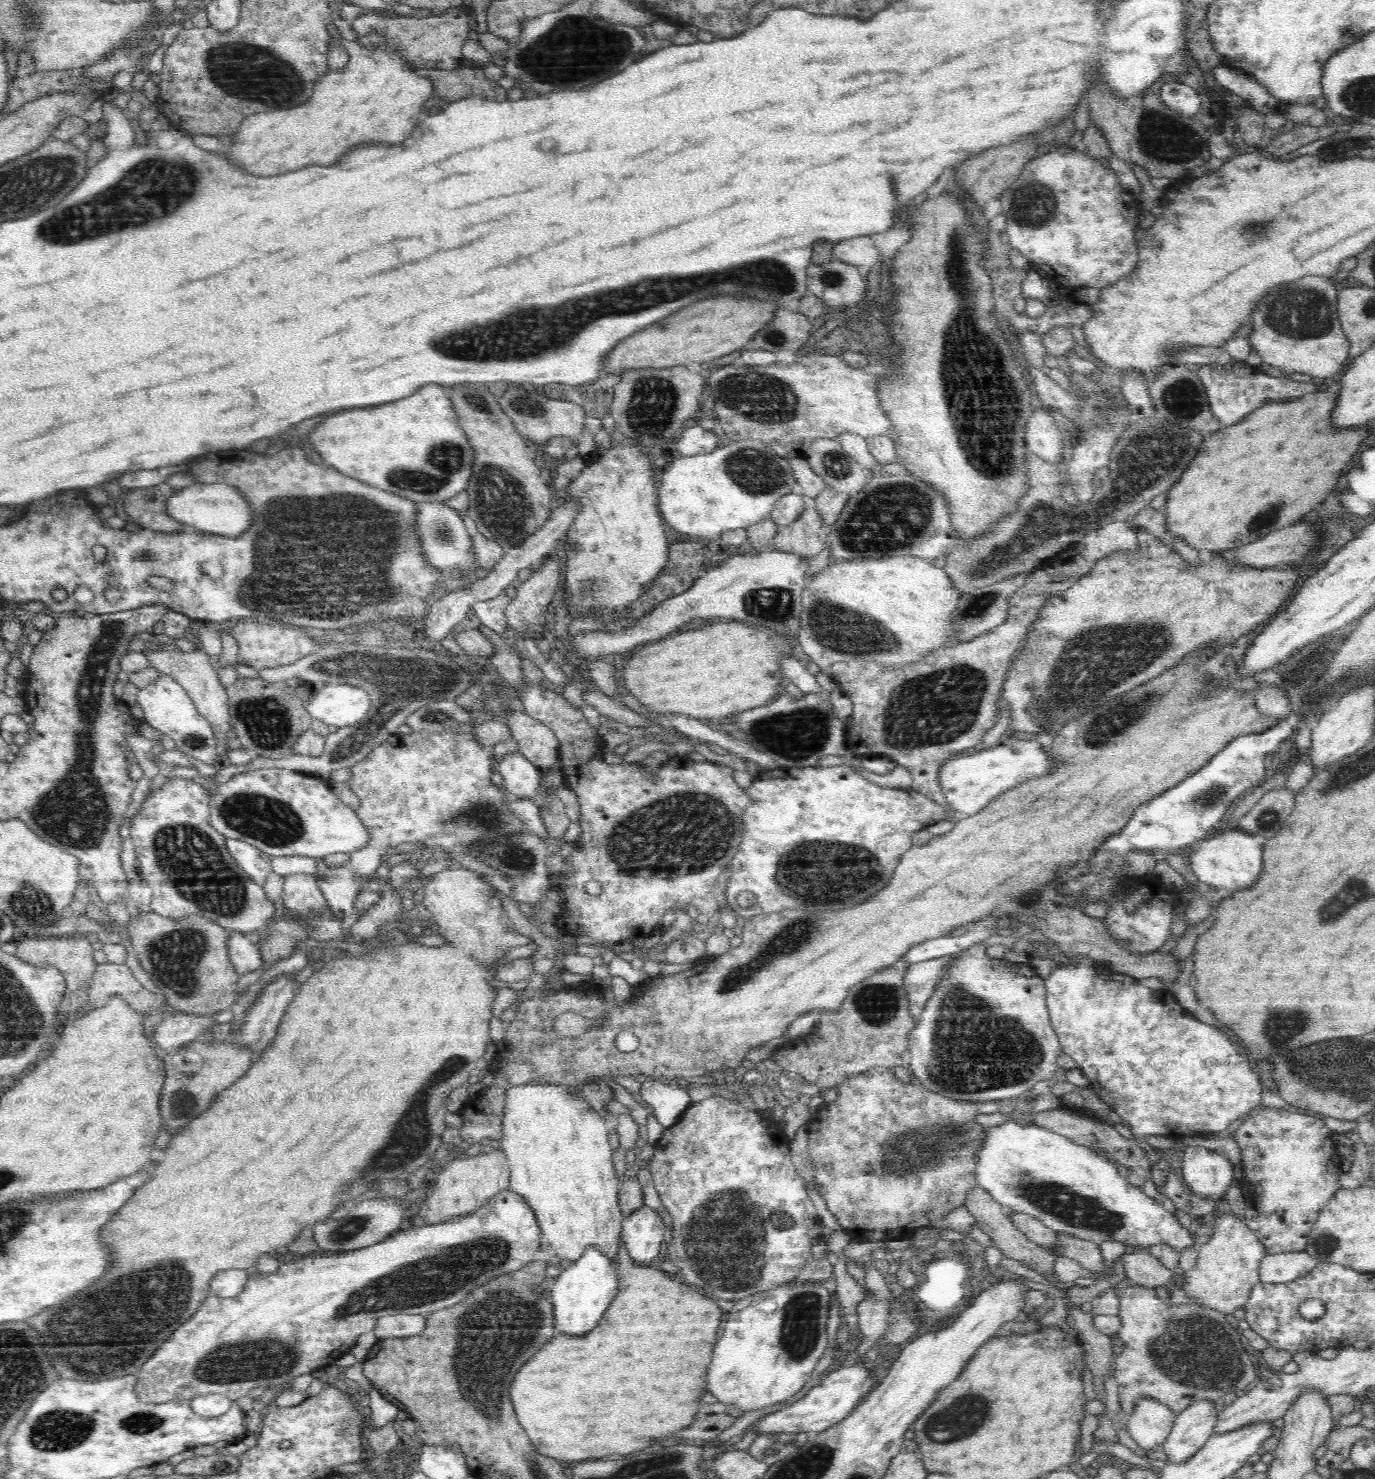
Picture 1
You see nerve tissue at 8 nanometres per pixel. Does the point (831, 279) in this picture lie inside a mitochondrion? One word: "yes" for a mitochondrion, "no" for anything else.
yes

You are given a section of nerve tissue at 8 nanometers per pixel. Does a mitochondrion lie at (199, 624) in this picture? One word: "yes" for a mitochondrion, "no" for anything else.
no

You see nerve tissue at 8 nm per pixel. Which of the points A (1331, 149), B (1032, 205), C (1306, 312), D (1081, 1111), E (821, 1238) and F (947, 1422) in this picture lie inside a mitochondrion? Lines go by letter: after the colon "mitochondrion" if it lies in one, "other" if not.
A: mitochondrion
B: mitochondrion
C: mitochondrion
D: other
E: other
F: mitochondrion

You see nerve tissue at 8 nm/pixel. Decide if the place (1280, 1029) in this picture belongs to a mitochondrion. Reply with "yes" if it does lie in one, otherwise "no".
yes

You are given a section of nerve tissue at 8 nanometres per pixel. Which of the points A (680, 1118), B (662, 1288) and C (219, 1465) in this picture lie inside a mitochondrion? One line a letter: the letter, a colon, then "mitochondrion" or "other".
A: other
B: other
C: mitochondrion

